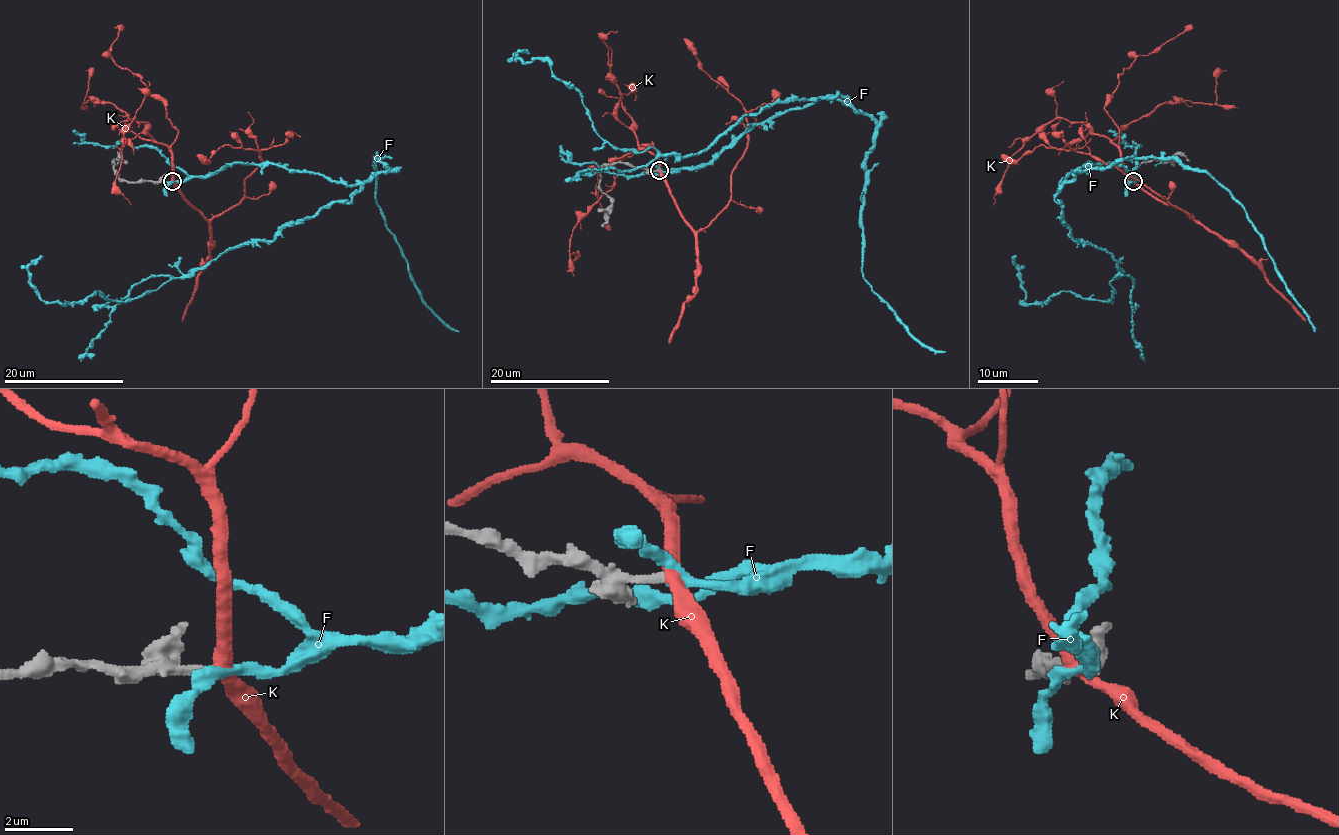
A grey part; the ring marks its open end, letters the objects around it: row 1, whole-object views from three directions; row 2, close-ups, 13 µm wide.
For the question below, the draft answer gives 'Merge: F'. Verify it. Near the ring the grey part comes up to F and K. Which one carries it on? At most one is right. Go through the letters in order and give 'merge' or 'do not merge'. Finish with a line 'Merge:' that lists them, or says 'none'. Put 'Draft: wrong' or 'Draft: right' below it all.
F: merge
K: do not merge
Merge: F
Draft: right

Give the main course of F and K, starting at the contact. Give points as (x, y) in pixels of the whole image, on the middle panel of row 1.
F: (659, 171), (846, 99), (775, 100), (698, 153), (635, 153), (530, 54)
K: (659, 171), (681, 216), (699, 231), (727, 204), (730, 177), (747, 147), (744, 106), (702, 69), (683, 39)

